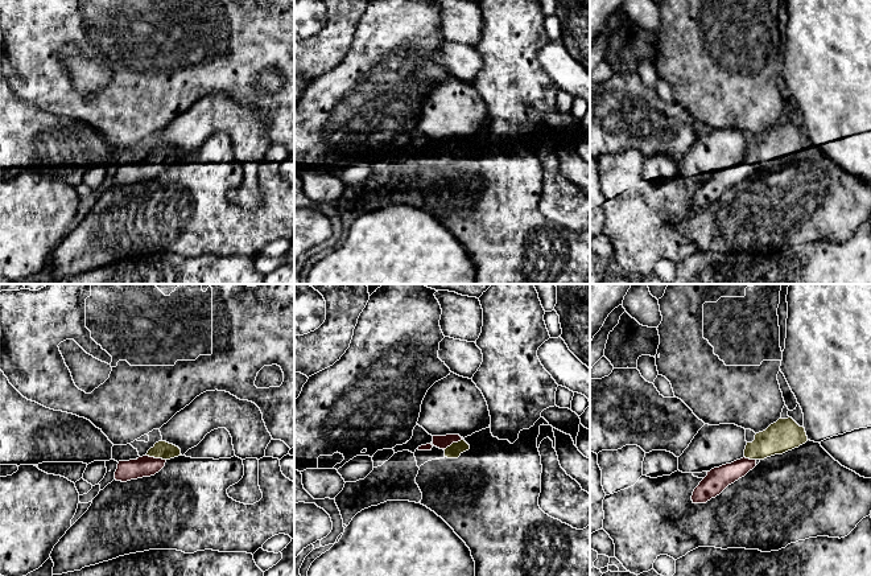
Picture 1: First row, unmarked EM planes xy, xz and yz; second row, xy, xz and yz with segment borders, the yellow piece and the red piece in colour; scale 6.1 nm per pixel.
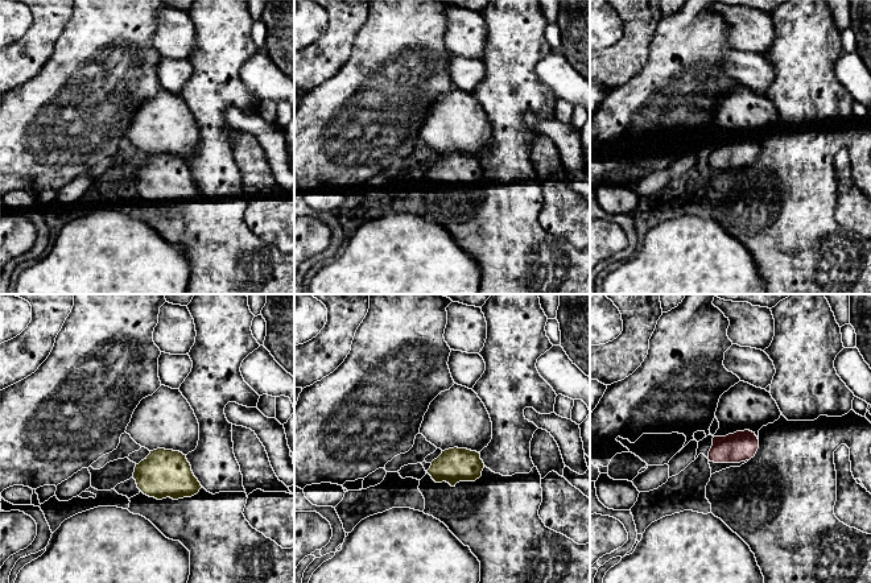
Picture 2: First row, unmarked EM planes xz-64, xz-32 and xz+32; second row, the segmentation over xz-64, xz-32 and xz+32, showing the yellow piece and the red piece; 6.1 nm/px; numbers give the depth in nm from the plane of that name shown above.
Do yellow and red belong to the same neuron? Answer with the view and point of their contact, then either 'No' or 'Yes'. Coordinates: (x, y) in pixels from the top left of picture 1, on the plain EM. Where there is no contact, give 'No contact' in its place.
Touches yellow at xy (156, 161). Yes

